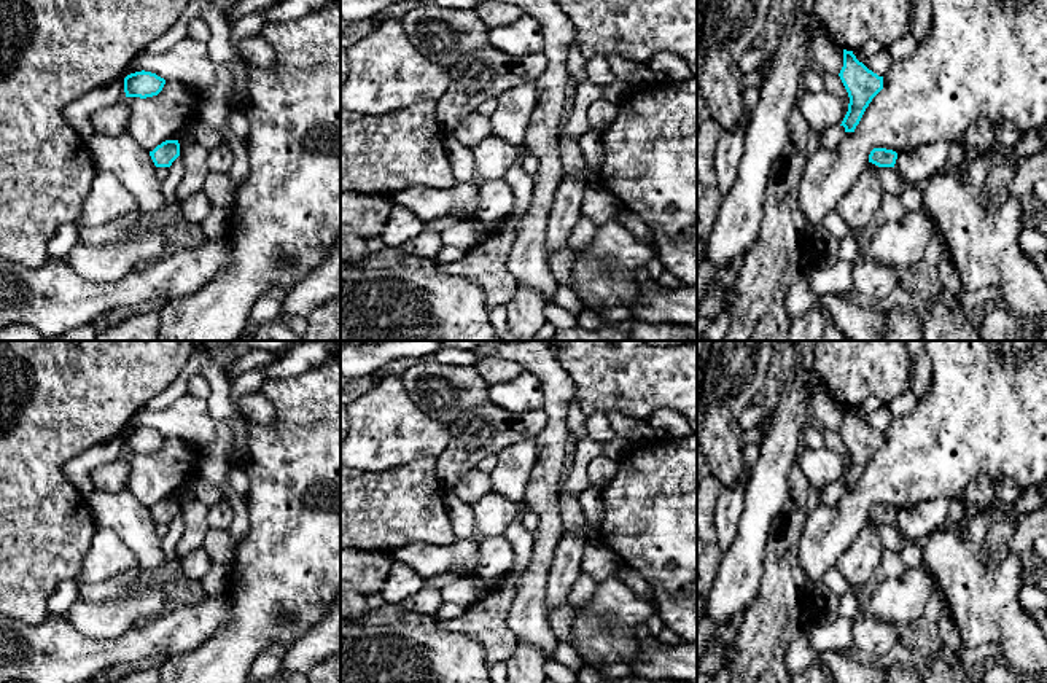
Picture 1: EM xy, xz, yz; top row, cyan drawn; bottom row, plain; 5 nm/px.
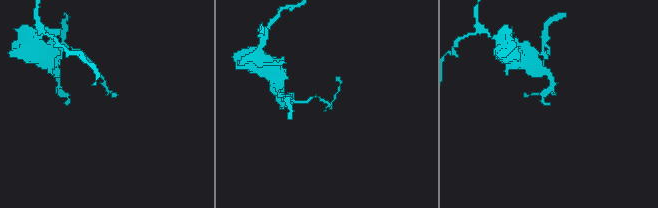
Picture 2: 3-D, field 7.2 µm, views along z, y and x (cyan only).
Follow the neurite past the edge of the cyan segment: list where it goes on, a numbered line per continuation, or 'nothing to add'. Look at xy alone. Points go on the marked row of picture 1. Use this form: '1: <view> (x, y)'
nothing to add

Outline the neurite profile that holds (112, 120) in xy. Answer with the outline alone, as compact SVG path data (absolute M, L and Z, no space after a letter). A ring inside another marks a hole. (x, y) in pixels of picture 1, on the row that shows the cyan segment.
M127 97L95 110L91 116L95 134L118 135L127 131L130 107Z

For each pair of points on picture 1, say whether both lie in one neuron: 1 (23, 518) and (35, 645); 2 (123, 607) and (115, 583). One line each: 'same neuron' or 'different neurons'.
1: different neurons
2: different neurons

